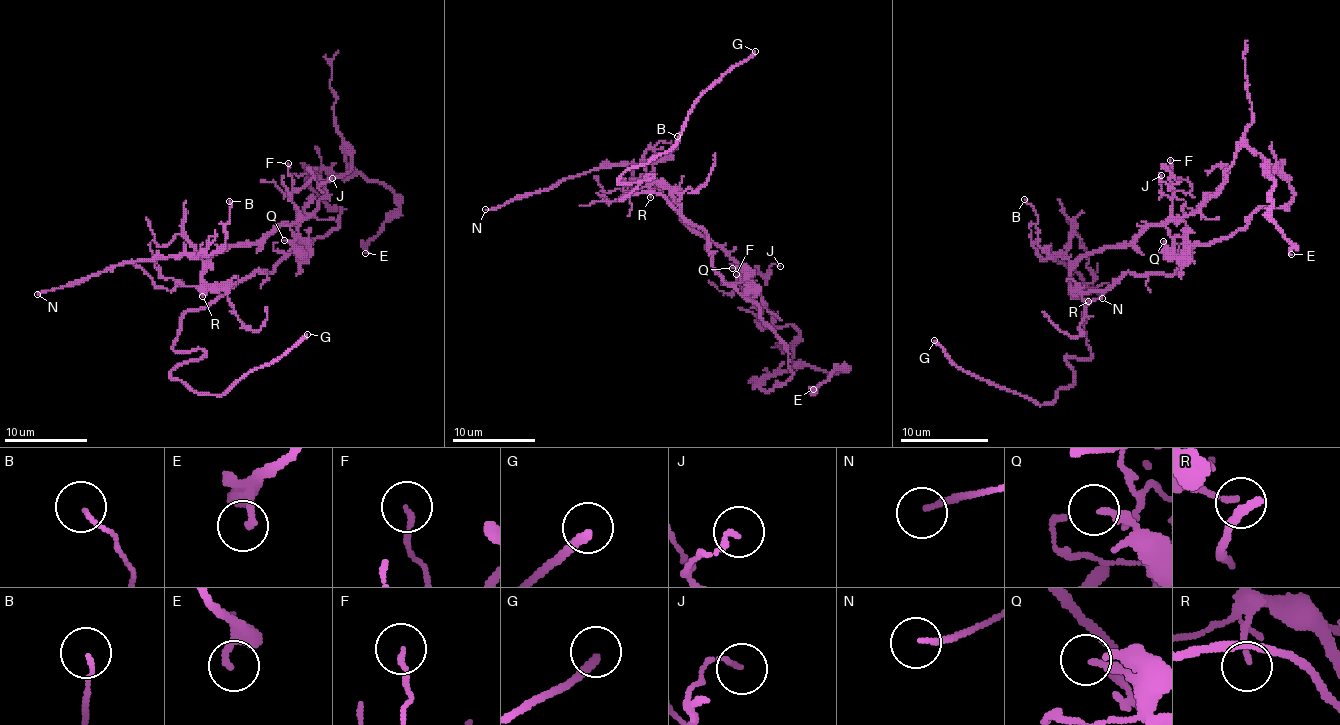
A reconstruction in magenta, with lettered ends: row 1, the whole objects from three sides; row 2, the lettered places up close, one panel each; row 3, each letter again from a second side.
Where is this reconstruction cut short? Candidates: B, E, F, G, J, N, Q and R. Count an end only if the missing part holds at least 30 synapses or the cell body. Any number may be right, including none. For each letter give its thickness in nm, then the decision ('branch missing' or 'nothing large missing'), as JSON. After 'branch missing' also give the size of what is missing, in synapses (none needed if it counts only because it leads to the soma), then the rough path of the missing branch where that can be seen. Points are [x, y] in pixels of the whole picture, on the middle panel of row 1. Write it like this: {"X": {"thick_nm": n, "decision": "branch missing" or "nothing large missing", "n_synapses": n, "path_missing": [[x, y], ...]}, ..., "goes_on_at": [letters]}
{"B": {"thick_nm": 90, "decision": "nothing large missing"}, "E": {"thick_nm": 200, "decision": "nothing large missing"}, "F": {"thick_nm": 130, "decision": "nothing large missing"}, "G": {"thick_nm": 240, "decision": "branch missing", "path_missing": [[755, 51], [782, 30], [792, 30], [809, 18]]}, "J": {"thick_nm": 150, "decision": "nothing large missing"}, "N": {"thick_nm": 150, "decision": "nothing large missing"}, "Q": {"thick_nm": 200, "decision": "nothing large missing"}, "R": {"thick_nm": 110, "decision": "nothing large missing"}, "goes_on_at": ["G"]}

